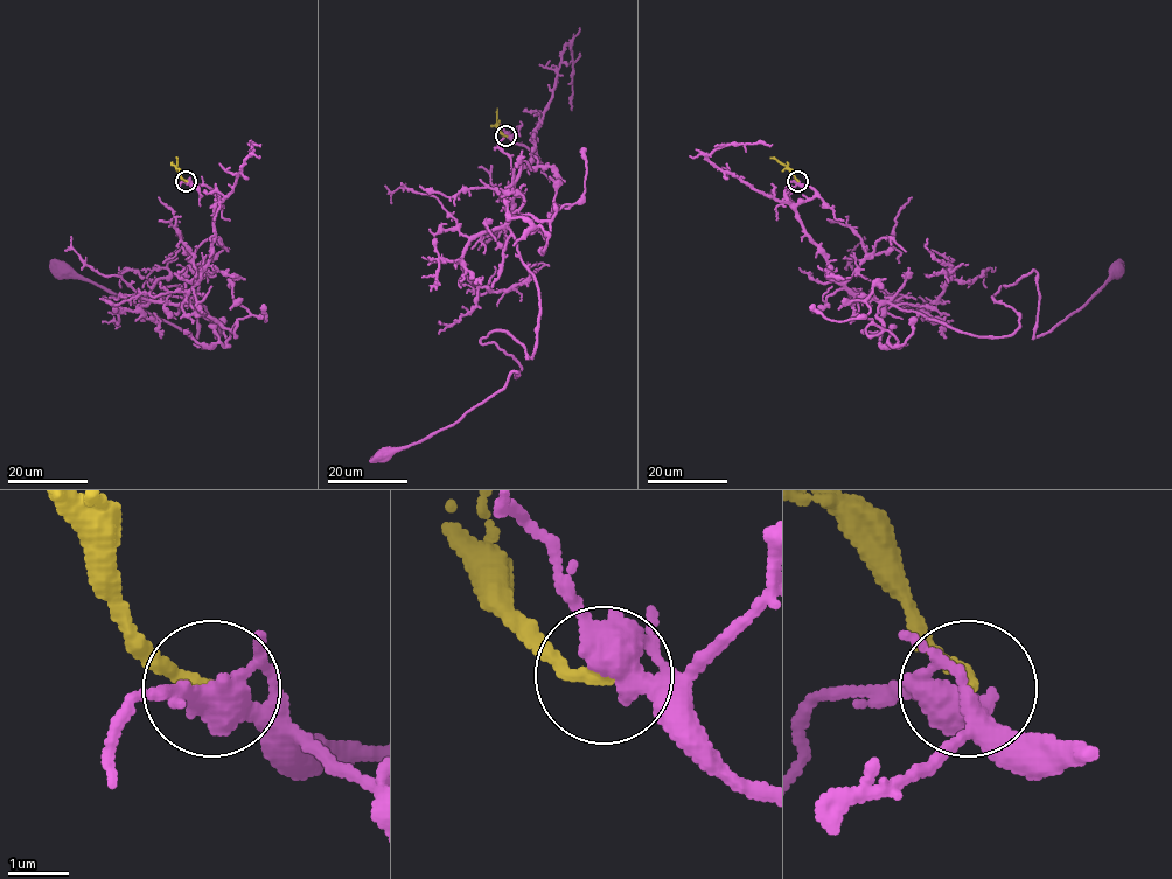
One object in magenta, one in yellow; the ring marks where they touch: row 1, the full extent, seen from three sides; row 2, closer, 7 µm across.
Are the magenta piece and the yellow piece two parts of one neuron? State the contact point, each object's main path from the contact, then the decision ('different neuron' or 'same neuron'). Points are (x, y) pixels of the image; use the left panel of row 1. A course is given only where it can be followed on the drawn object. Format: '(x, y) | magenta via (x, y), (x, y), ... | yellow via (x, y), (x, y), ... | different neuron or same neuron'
(186, 181) | magenta via (187, 181), (216, 194), (188, 301), (217, 337), (160, 286), (200, 271), (193, 339), (64, 269) | yellow via (187, 181), (176, 168), (178, 157) | same neuron

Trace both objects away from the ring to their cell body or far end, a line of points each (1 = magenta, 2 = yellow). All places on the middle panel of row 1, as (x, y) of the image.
1: (507, 135), (536, 134), (508, 227), (537, 347), (492, 330), (517, 377), (384, 453)
2: (507, 135), (496, 125), (497, 109)

